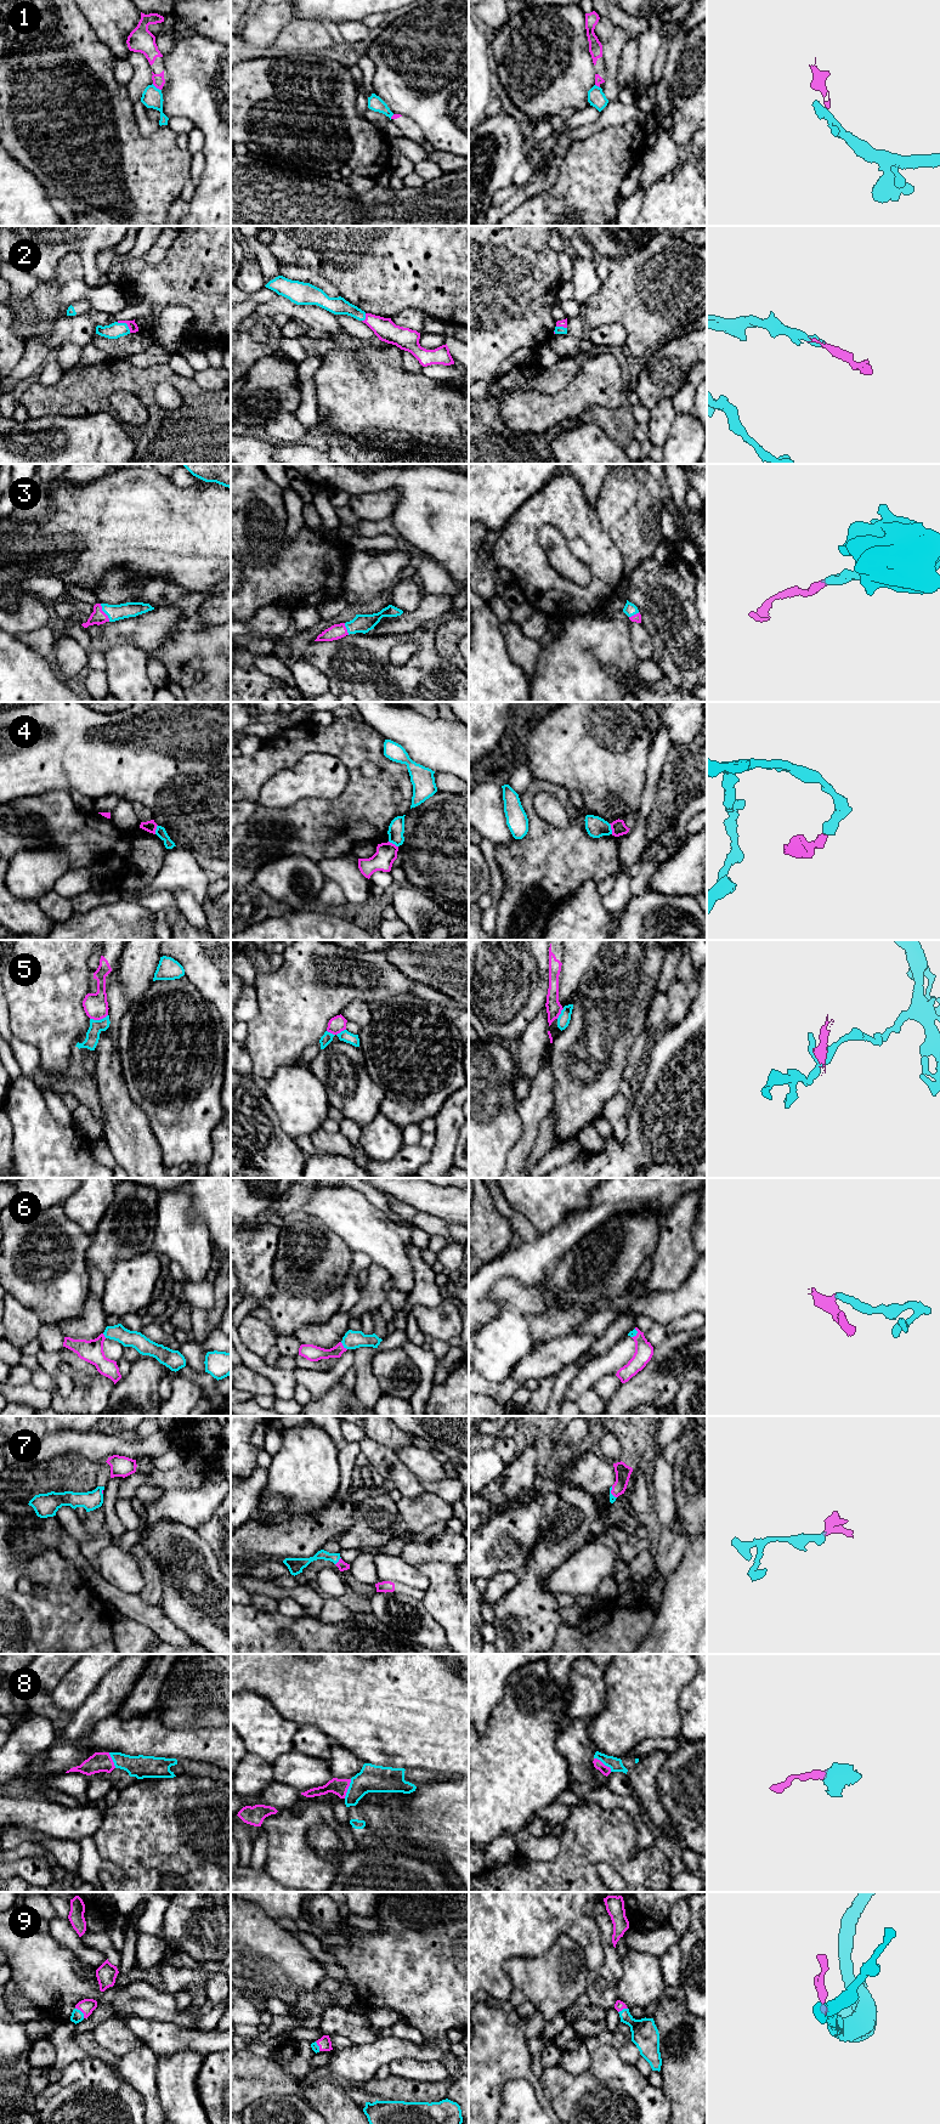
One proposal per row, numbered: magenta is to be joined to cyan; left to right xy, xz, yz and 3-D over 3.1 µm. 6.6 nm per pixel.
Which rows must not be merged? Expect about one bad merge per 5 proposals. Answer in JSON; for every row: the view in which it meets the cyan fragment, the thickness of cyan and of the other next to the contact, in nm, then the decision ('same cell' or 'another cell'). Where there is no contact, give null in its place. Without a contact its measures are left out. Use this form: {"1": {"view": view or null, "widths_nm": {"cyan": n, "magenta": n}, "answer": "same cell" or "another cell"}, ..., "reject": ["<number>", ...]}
{"1": {"view": "xy", "widths_nm": {"cyan": 140, "magenta": 80}, "answer": "another cell"}, "2": {"view": "xy", "widths_nm": {"cyan": 110, "magenta": 60}, "answer": "same cell"}, "3": {"view": "xy", "widths_nm": {"cyan": 110, "magenta": 100}, "answer": "same cell"}, "4": {"view": "yz", "widths_nm": {"cyan": 140, "magenta": 100}, "answer": "another cell"}, "5": {"view": "xy", "widths_nm": {"cyan": 90, "magenta": 160}, "answer": "another cell"}, "6": {"view": "xz", "widths_nm": {"cyan": 120, "magenta": 110}, "answer": "same cell"}, "7": {"view": "xz", "widths_nm": {"cyan": 80, "magenta": 60}, "answer": "same cell"}, "8": {"view": "yz", "widths_nm": {"cyan": 90, "magenta": 60}, "answer": "same cell"}, "9": {"view": "xy", "widths_nm": {"cyan": 80, "magenta": 100}, "answer": "same cell"}, "reject": ["1", "4", "5"]}

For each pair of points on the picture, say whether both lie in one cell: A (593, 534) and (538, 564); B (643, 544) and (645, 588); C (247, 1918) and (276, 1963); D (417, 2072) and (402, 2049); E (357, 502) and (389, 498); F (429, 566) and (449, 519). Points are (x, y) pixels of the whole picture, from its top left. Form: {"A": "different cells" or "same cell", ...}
{"A": "same cell", "B": "different cells", "C": "same cell", "D": "different cells", "E": "same cell", "F": "different cells"}

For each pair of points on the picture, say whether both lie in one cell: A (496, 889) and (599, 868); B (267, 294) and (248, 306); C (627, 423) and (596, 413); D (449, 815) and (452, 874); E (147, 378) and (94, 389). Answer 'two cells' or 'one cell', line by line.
A: two cells
B: one cell
C: one cell
D: one cell
E: one cell

